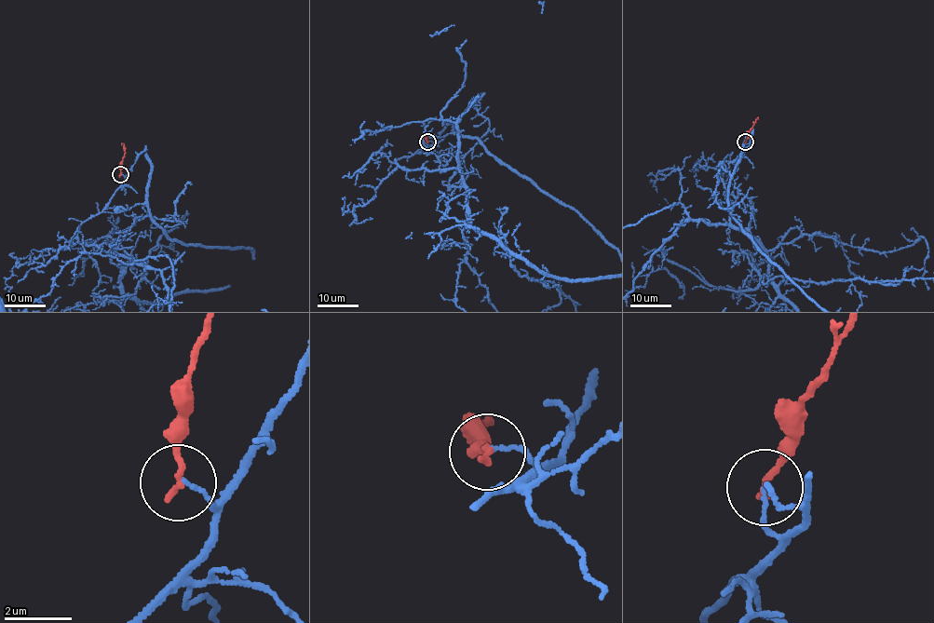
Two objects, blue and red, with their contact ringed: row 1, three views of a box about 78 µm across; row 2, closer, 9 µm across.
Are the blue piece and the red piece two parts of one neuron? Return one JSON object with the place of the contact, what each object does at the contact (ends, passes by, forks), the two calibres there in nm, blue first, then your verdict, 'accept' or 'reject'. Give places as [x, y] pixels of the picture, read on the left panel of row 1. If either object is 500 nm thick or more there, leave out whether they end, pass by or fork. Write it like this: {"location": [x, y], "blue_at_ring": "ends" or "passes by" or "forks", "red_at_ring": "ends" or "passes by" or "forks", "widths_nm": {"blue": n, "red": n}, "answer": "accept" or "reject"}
{"location": [120, 174], "blue_at_ring": "ends", "red_at_ring": "ends", "widths_nm": {"blue": 110, "red": 220}, "answer": "reject"}

